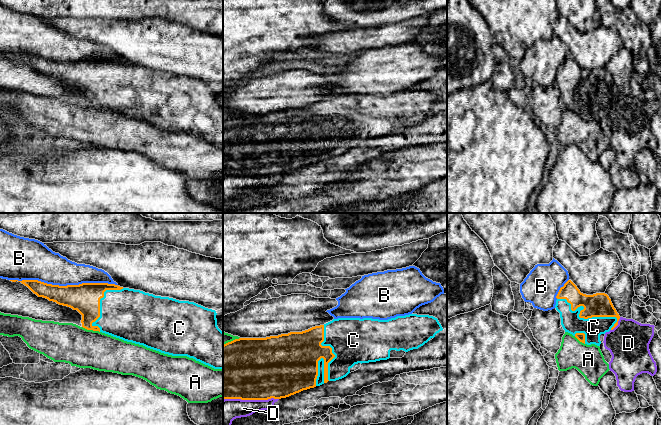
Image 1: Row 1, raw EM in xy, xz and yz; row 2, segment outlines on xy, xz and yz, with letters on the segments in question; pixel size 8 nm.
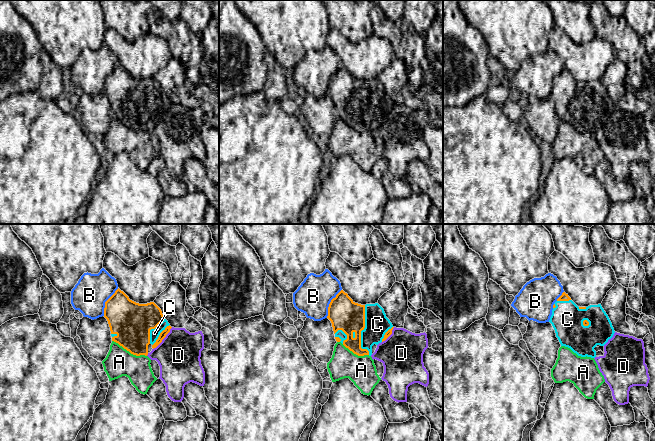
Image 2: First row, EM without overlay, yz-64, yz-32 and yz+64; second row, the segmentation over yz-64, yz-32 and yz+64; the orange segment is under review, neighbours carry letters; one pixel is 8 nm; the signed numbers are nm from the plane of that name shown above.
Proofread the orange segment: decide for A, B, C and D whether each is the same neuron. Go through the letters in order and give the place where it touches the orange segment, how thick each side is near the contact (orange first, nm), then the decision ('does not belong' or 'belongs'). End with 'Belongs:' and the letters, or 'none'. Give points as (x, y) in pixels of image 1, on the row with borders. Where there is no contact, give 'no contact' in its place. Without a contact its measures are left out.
A: meets orange in xy at (91, 329); 220 nm thick on the orange side, 320 nm on the other; does not belong
B: meets orange in xy at (64, 286); 240 nm thick on the orange side, 260 nm on the other; does not belong
C: meets orange in yz at (580, 317); 190 nm thick on the orange side, 160 nm on the other; belongs
D: meets orange in xz at (250, 399); 500 nm thick on the orange side, 200 nm on the other; does not belong
Belongs: C

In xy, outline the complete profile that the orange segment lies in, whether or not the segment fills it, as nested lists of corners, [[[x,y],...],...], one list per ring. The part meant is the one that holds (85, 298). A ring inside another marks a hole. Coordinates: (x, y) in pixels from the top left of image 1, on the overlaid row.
[[[38,280],[18,281],[27,286],[38,297],[77,310],[82,315],[82,327],[99,331],[127,342],[172,356],[187,356],[214,369],[223,369],[223,332],[217,326],[216,311],[194,302],[179,301],[169,297],[155,296],[140,290],[123,288],[108,283],[82,283],[59,286]]]

